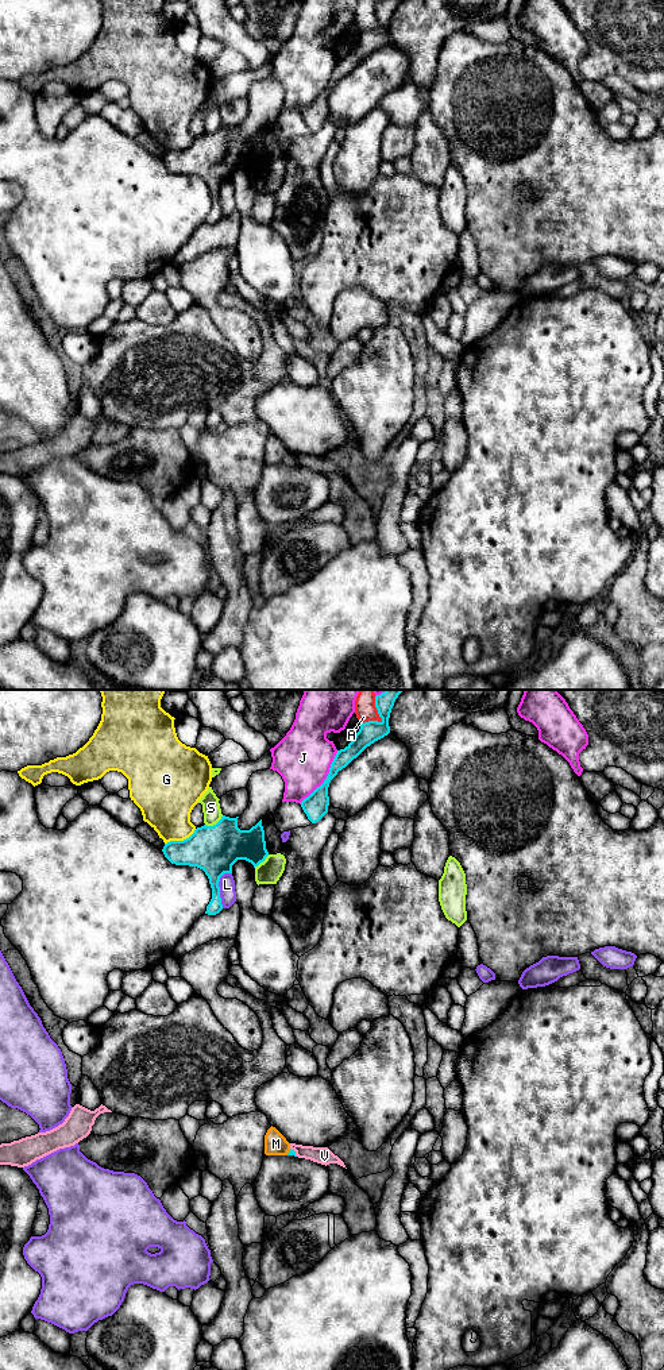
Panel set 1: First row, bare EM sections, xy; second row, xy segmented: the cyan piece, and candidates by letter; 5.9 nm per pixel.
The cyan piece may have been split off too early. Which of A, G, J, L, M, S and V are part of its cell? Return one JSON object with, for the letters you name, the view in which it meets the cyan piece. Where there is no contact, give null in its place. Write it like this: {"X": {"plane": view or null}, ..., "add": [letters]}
{"M": {"plane": "xy"}, "add": ["M"]}

